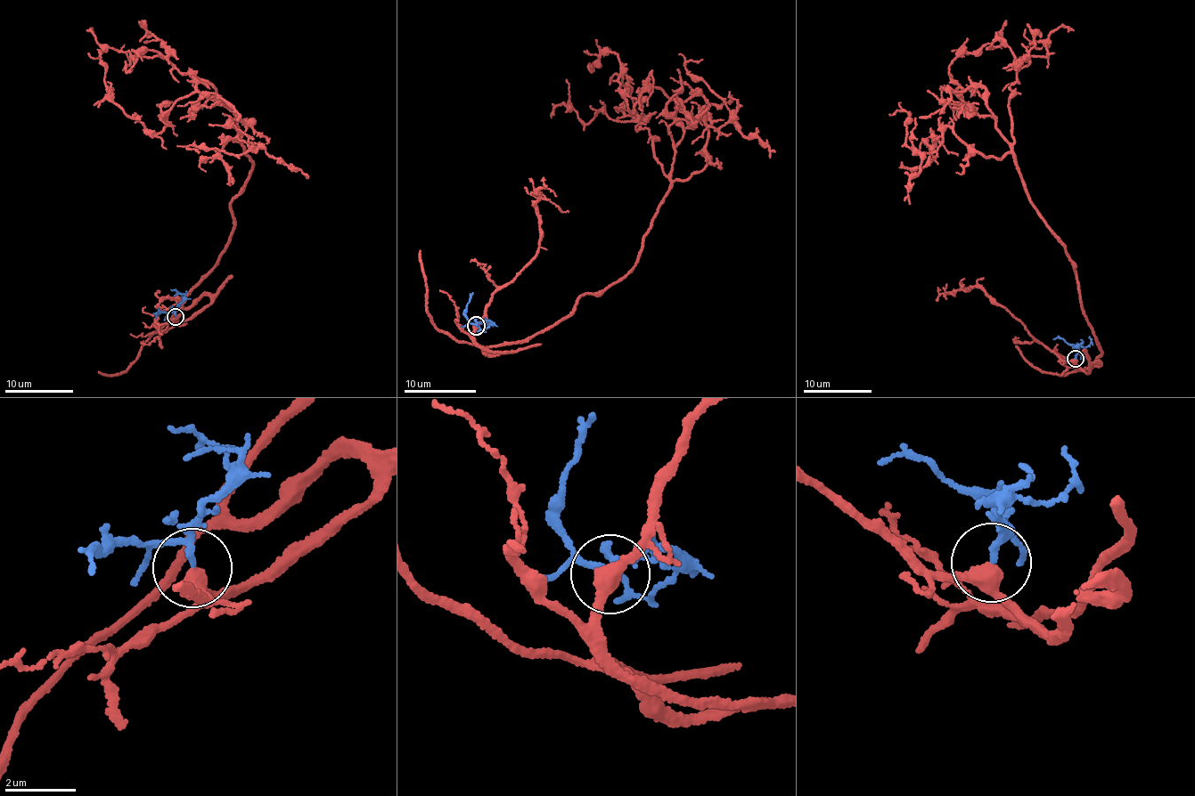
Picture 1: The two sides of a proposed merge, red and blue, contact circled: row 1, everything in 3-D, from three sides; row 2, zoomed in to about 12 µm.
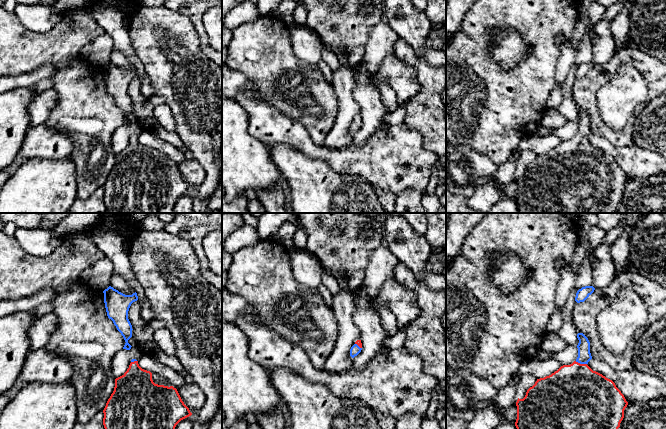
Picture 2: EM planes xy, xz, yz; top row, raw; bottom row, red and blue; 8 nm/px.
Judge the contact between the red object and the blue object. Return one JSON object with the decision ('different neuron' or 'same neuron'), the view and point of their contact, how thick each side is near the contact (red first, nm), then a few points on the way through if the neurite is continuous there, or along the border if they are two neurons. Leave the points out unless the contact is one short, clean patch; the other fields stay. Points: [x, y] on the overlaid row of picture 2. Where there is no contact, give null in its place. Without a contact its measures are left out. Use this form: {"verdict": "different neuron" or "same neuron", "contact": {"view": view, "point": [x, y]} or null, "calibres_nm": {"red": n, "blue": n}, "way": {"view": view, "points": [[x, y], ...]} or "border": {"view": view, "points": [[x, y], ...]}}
{"verdict": "same neuron", "contact": {"view": "yz", "point": [581, 364]}, "calibres_nm": {"red": 480, "blue": 110}, "way": {"view": "yz", "points": [[574, 394], [581, 364], [584, 356]]}}

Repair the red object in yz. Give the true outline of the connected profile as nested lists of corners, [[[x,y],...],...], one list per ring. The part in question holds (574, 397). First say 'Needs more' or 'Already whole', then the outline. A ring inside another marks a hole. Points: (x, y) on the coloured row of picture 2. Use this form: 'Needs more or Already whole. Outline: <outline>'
Needs more. Outline: [[[578,333],[578,357],[570,365],[563,365],[557,371],[544,378],[537,379],[523,399],[516,402],[517,429],[618,429],[624,418],[624,410],[628,405],[624,395],[615,383],[593,371],[587,364],[592,359],[590,342],[583,333]]]

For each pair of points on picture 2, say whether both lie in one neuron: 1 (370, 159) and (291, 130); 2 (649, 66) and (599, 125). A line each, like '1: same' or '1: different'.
1: same
2: same

